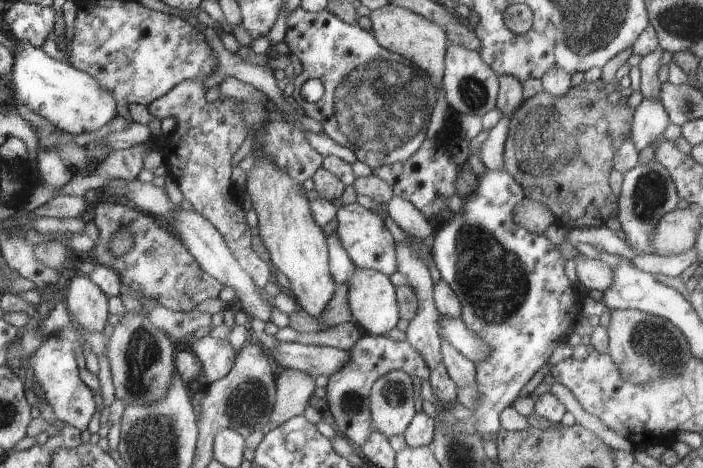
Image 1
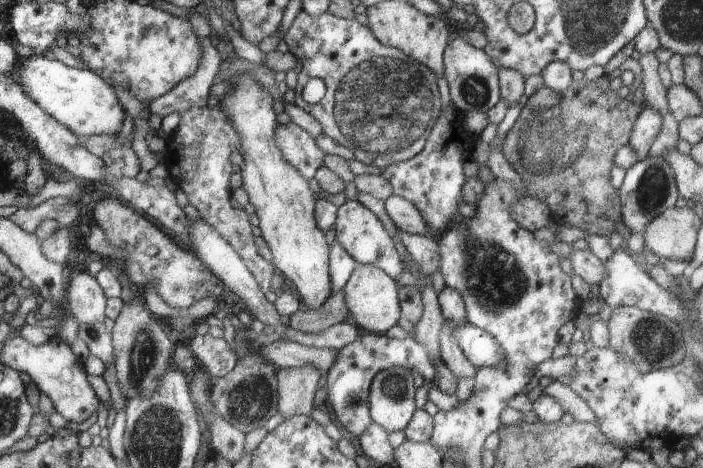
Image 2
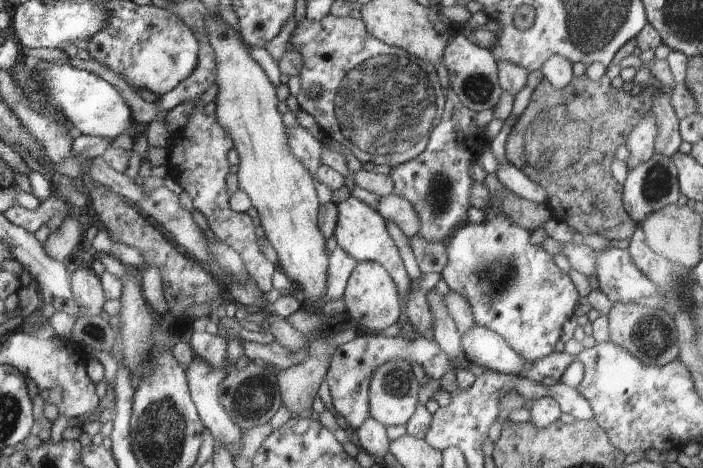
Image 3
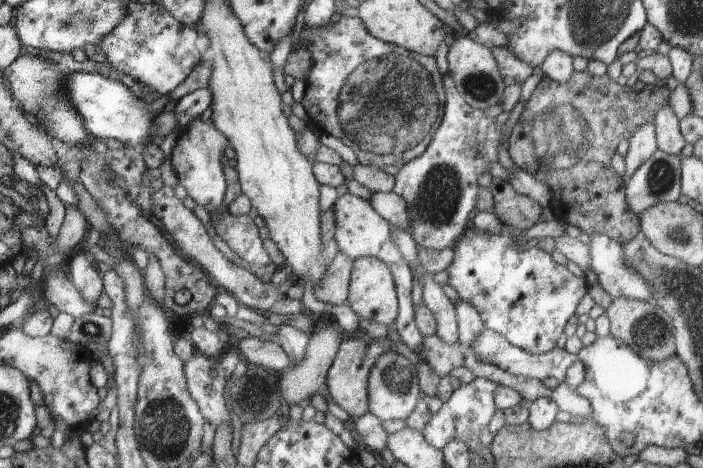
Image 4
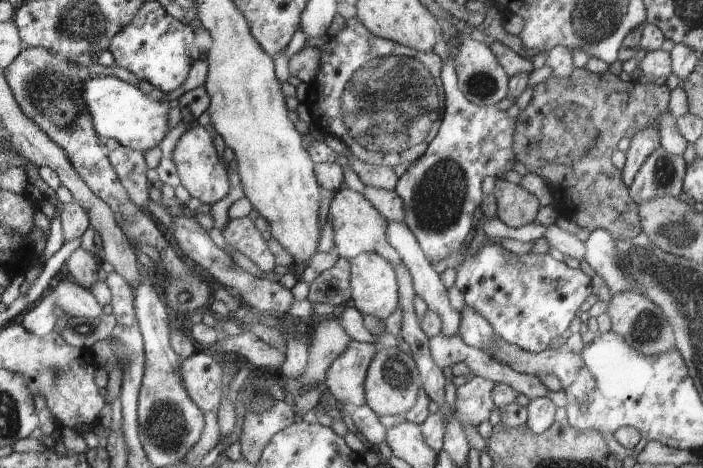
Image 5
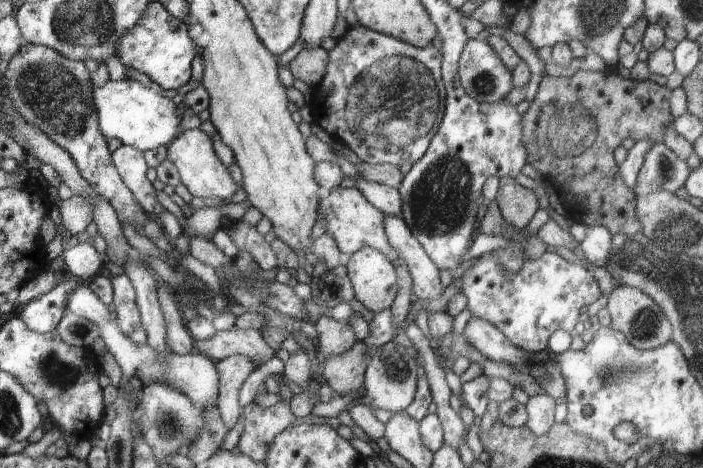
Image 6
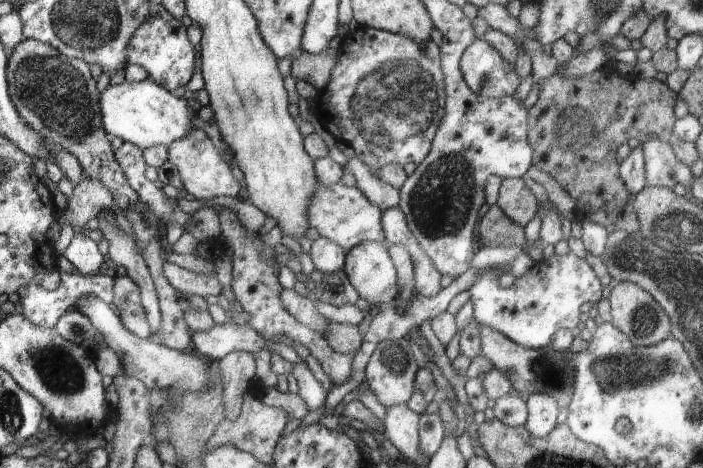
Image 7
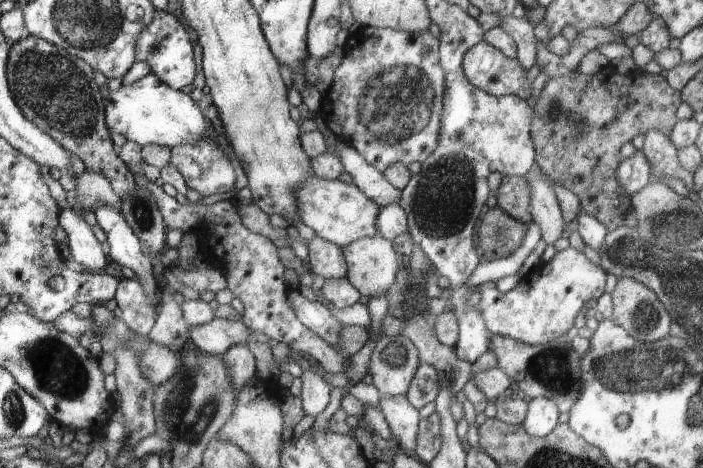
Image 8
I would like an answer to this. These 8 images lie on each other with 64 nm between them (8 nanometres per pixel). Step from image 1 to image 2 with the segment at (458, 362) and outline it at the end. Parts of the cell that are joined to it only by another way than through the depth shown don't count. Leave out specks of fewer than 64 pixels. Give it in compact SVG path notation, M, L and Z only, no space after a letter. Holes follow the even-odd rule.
M444 319L440 328L439 350L444 365L453 372L457 379L475 377L477 369L466 359L453 334L453 322Z

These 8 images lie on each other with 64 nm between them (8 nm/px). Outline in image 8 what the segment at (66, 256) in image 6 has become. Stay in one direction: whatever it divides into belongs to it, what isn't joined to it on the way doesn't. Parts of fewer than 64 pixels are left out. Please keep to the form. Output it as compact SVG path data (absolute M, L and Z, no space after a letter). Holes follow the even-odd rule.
M69 207L62 209L60 213L60 225L68 235L66 245L71 258L90 268L90 272L104 270L108 266L107 255L102 251L102 244L92 232L92 227L83 217Z

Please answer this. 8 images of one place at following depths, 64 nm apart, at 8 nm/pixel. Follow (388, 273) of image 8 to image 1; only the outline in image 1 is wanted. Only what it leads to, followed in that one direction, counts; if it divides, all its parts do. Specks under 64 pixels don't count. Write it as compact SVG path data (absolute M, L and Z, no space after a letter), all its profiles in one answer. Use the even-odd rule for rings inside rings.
M357 268L347 281L346 306L350 308L353 323L363 334L388 336L398 322L397 289L384 273Z

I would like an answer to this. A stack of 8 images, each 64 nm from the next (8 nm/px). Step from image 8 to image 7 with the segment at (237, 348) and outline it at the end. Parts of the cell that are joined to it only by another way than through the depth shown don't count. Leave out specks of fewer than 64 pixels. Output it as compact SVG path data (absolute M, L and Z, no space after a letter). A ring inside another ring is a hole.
M230 352L219 362L223 383L222 402L225 418L234 421L241 412L244 394L256 377L256 362L252 353Z

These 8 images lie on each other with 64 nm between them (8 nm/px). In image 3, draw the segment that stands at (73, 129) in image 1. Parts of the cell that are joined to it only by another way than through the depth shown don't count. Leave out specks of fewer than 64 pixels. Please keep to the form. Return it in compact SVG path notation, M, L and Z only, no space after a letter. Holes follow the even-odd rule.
M40 60L35 68L39 70L39 75L45 81L43 91L49 96L51 105L65 115L77 134L110 140L128 135L135 140L139 132L138 123L133 118L130 106L124 102L124 98L112 84L108 84L106 80L92 72L78 70L70 65Z

